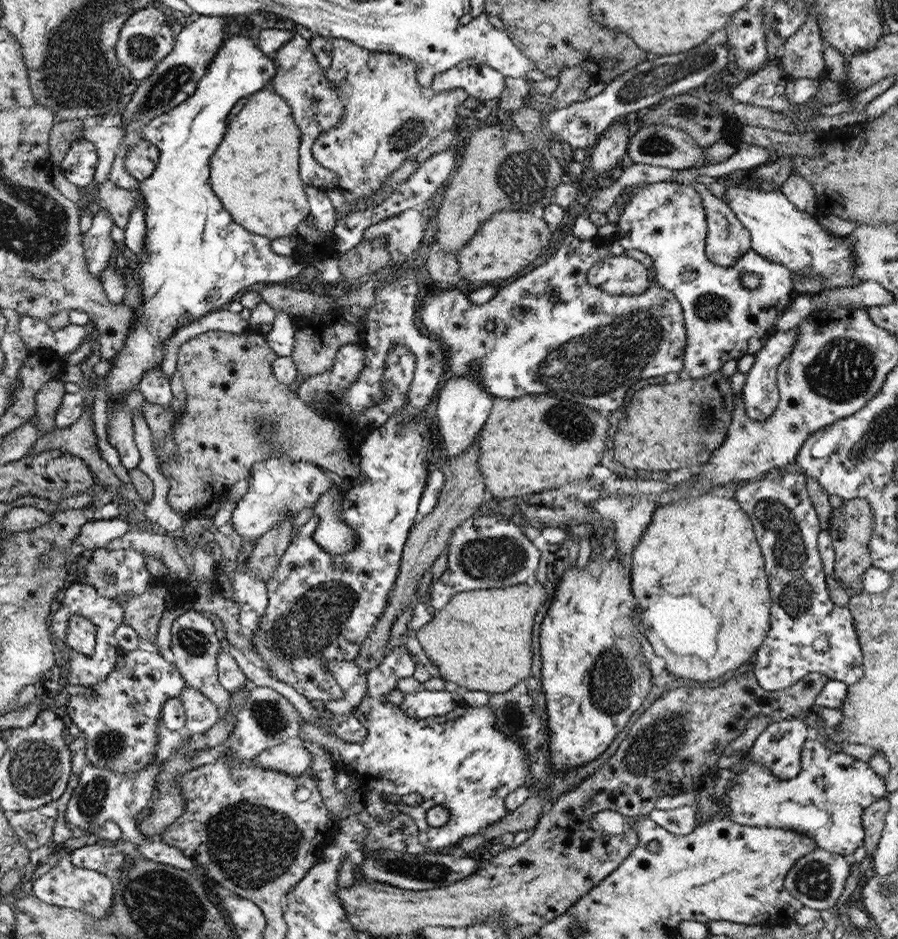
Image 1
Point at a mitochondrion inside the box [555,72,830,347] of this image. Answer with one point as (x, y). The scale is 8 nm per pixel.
(709, 305)

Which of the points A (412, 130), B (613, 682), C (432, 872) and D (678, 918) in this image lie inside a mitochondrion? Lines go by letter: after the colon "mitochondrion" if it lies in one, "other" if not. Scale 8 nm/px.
A: mitochondrion
B: mitochondrion
C: mitochondrion
D: other

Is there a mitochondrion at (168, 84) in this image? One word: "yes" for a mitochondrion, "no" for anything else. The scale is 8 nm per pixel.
yes

